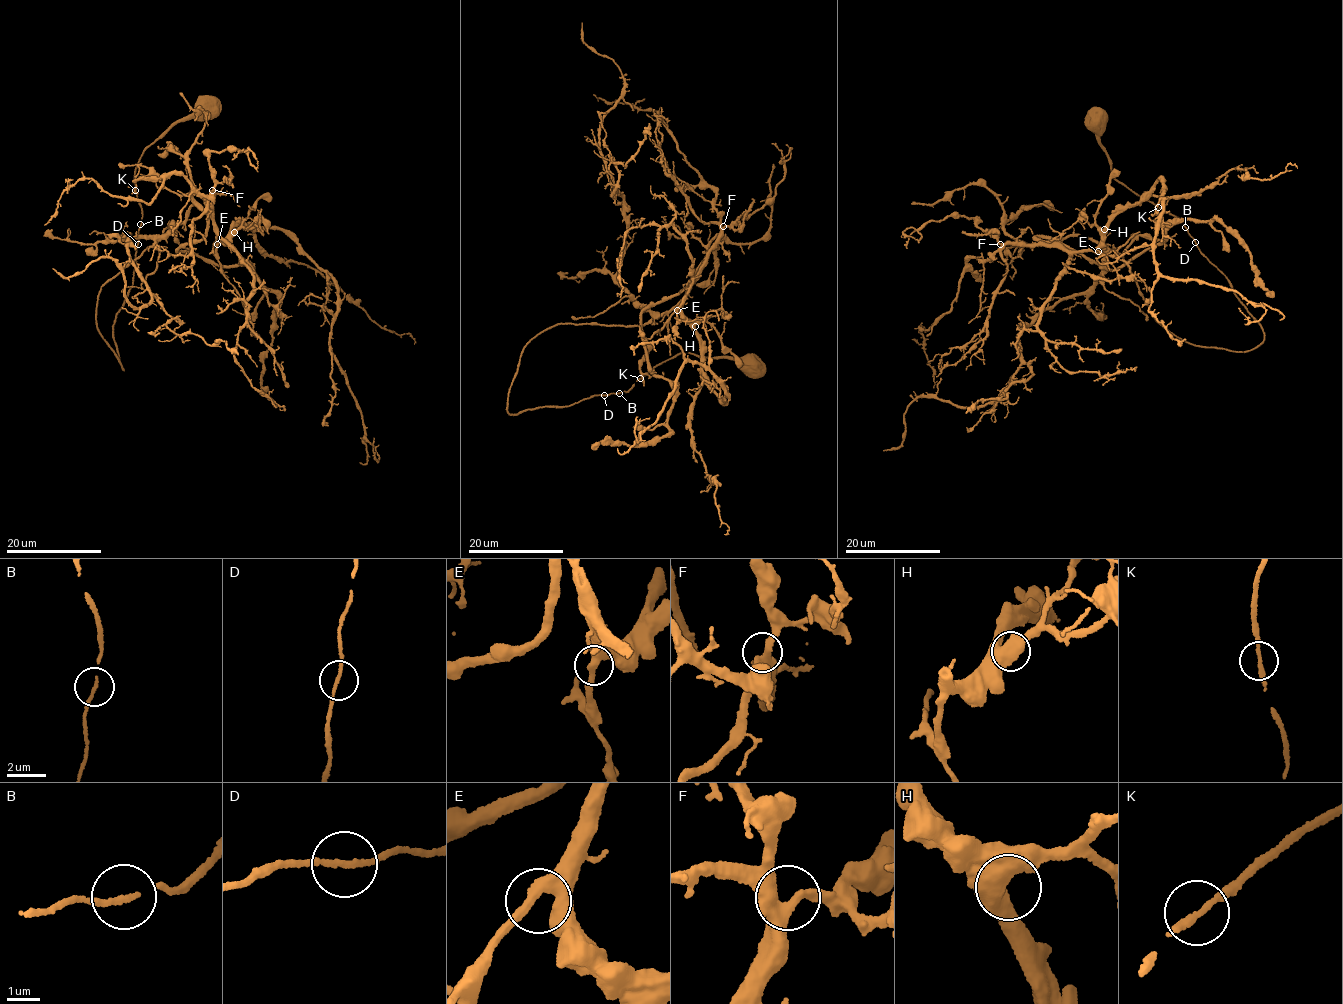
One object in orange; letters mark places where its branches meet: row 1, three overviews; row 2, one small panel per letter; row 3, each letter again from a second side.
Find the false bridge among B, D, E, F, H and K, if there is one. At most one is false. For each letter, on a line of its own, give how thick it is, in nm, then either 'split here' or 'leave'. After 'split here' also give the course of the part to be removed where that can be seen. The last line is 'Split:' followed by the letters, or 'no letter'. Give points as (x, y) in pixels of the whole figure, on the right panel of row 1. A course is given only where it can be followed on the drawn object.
B: 140 nm | leave
D: 150 nm | leave
E: 360 nm | leave
F: 360 nm | leave
H: 600 nm | leave
K: 180 nm | leave
Split: no letter

